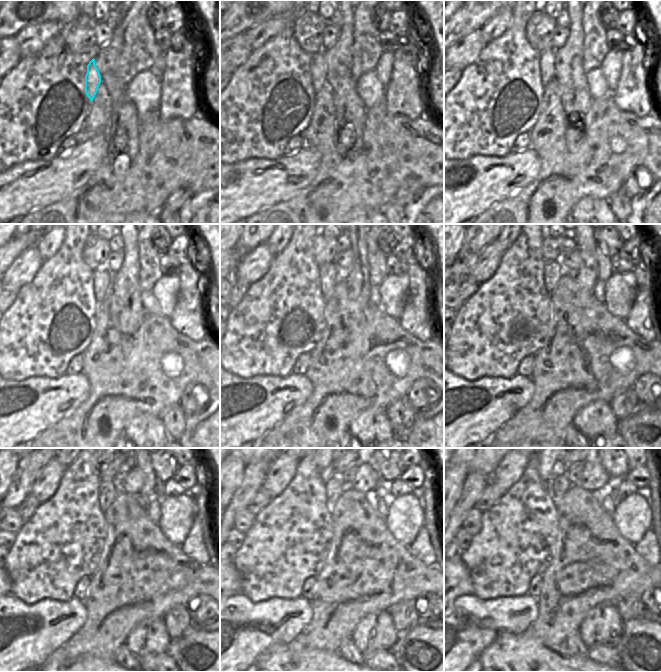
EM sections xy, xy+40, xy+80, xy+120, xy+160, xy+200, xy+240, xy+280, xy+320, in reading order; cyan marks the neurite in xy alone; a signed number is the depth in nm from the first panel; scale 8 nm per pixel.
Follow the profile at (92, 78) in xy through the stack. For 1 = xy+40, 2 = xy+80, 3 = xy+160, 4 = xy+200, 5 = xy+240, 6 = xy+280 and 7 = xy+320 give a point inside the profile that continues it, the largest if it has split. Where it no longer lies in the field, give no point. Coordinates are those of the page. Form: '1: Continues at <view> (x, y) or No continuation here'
1: Continues at xy+40 (318, 66)
2: Continues at xy+80 (547, 60)
3: Continues at xy+160 (329, 274)
4: Continues at xy+200 (552, 272)
5: Continues at xy+240 (108, 491)
6: Continues at xy+280 (334, 486)
7: Continues at xy+320 (559, 484)

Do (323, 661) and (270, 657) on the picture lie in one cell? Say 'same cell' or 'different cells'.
same cell

